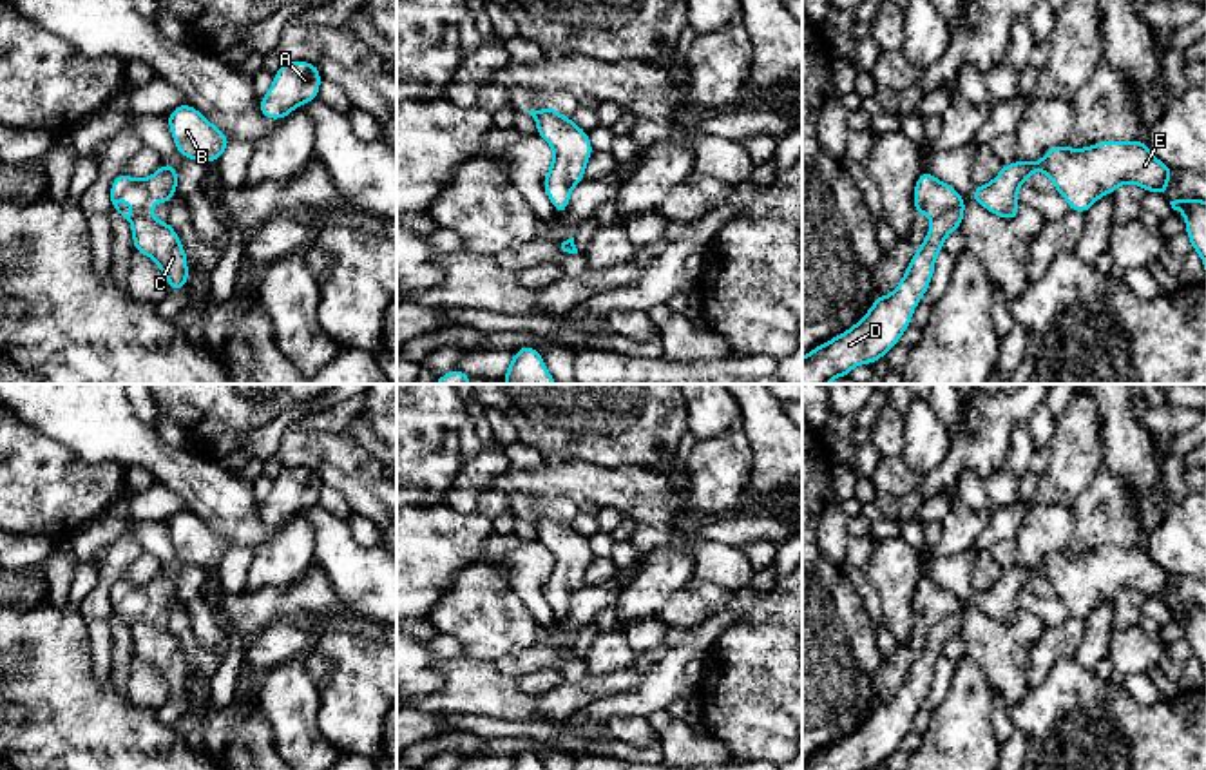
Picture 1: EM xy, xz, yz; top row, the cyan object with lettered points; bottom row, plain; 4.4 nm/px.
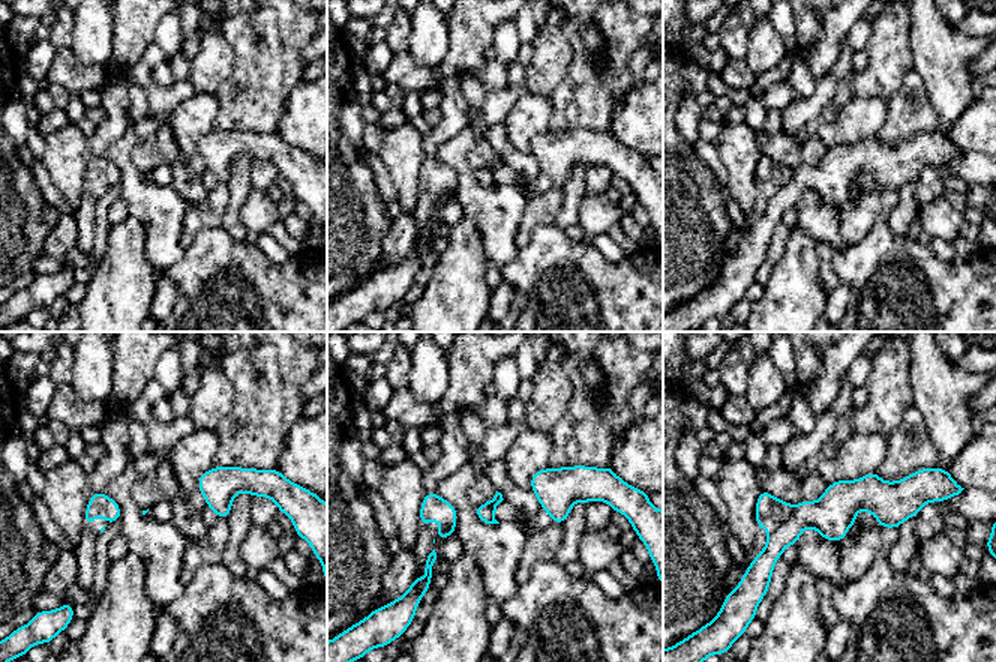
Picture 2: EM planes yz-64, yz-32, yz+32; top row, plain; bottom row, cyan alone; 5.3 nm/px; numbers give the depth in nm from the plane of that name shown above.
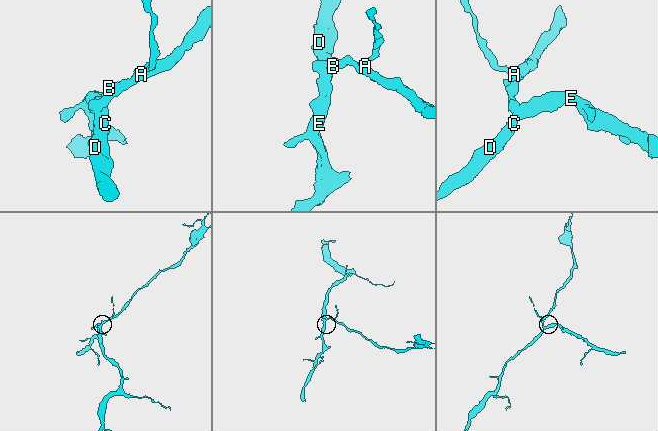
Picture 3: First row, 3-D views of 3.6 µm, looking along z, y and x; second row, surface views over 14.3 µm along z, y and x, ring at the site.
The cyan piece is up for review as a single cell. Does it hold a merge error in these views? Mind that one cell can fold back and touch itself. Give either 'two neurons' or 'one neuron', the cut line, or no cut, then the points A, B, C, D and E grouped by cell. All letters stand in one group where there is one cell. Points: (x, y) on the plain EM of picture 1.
two neurons; cut yz (962, 606), (933, 627); groups A B / C D E

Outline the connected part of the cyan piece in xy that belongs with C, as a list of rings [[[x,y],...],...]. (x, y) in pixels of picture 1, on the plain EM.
[[[134,623],[130,627],[134,658],[154,665],[165,679],[170,699],[188,690],[188,665],[177,638],[167,629],[154,623]]]

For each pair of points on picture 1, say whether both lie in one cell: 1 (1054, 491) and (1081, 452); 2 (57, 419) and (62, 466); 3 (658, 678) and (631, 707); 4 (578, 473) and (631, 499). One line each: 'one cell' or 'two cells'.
1: one cell
2: two cells
3: one cell
4: one cell

